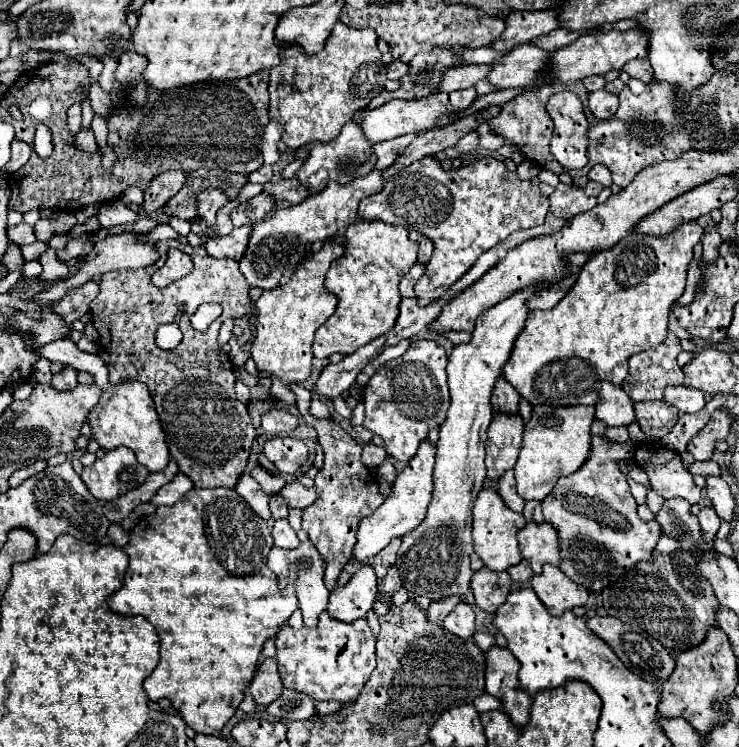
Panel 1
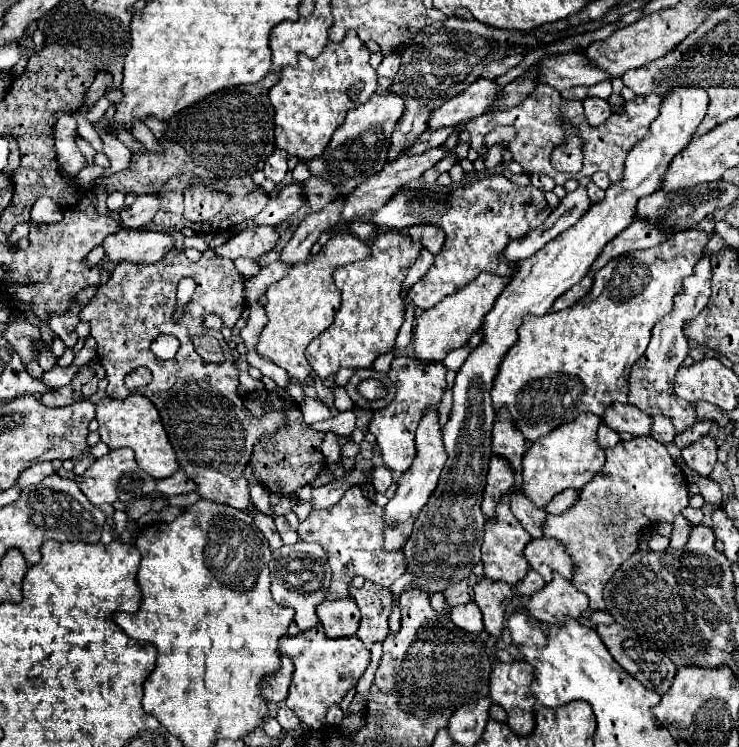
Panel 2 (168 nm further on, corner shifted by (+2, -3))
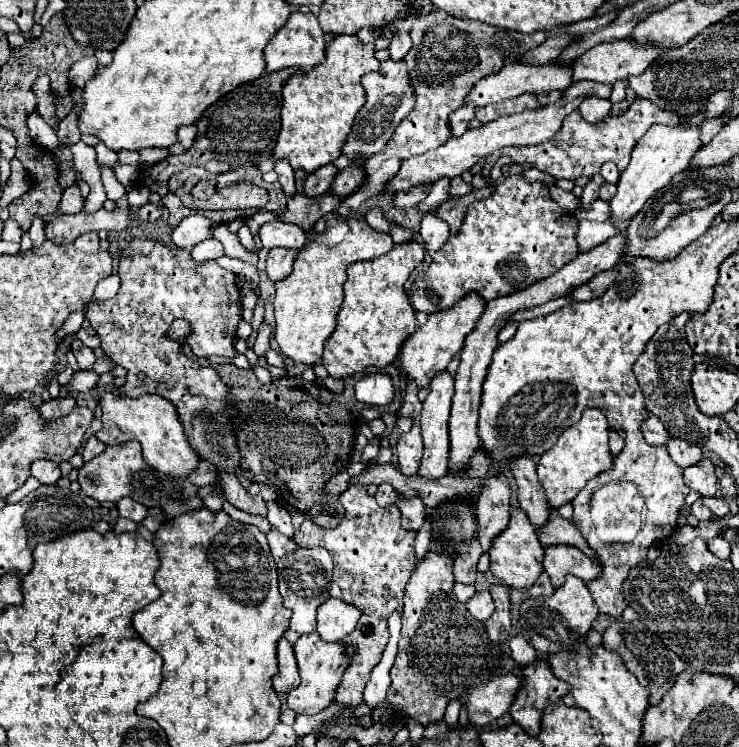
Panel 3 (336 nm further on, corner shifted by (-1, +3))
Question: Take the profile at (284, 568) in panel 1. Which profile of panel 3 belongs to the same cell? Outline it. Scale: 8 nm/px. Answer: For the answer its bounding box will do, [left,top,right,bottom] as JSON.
[278,547,332,633]

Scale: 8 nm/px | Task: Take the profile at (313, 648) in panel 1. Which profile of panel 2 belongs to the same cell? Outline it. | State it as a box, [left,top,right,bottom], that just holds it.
[279,625,369,729]

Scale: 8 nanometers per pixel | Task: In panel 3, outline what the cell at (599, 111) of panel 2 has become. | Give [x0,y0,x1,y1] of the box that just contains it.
[578,97,612,123]

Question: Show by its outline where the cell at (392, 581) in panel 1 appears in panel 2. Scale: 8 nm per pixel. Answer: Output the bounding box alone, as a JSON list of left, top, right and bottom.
[351,583,391,649]

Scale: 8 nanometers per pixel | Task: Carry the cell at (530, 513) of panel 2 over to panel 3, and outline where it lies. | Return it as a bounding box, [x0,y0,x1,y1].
[538,509,594,557]

